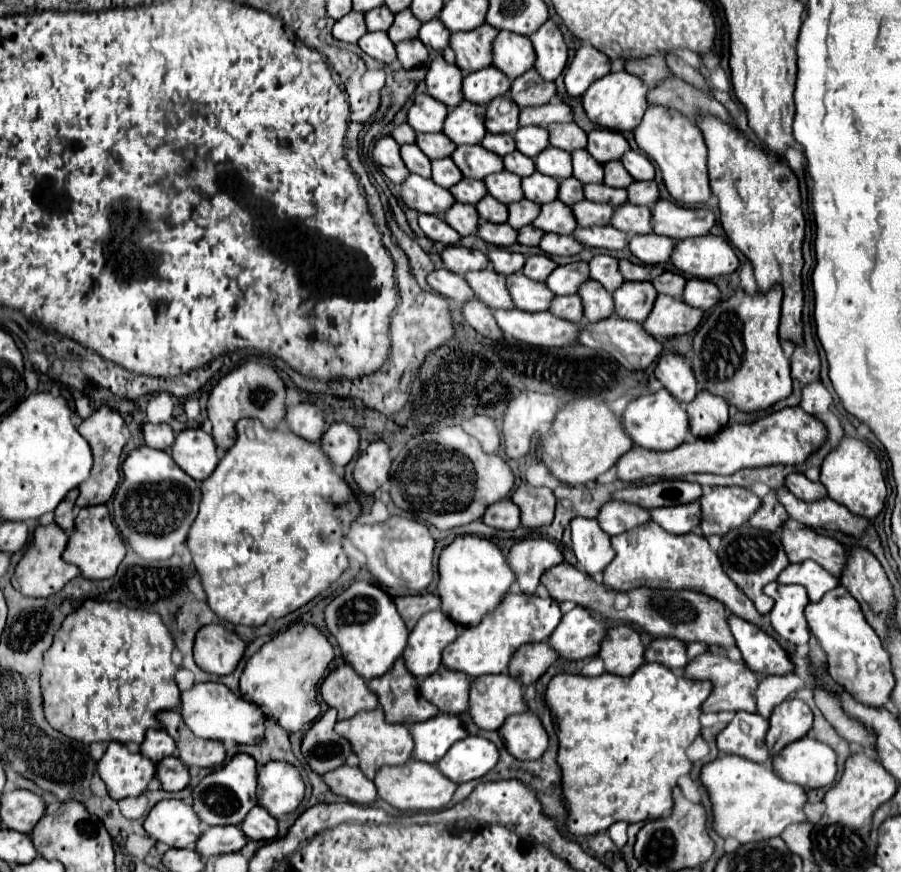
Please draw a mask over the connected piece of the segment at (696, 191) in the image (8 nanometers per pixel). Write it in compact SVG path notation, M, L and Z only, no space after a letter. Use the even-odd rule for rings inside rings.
M653 106L645 112L641 124L635 130L637 146L659 166L663 182L669 194L693 208L695 204L707 204L711 198L711 186L707 176L707 146L701 130L687 116L665 106Z

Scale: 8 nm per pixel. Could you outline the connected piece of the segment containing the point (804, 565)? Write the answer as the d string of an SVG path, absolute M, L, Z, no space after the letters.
M799 562L799 564L789 564L777 578L777 582L783 584L801 584L807 588L809 600L811 602L819 602L823 598L825 592L833 590L835 586L839 586L839 580L829 574L827 570L823 570L817 562Z

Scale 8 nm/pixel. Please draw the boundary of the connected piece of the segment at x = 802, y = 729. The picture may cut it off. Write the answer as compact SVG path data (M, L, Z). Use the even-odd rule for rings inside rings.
M785 700L775 706L769 718L769 732L767 732L767 748L775 756L787 744L803 738L813 726L813 712L803 700Z

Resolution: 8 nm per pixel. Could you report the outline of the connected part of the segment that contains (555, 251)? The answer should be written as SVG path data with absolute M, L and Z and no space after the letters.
M545 234L539 242L539 248L549 256L575 256L581 252L581 244L575 242L573 236L561 234Z

